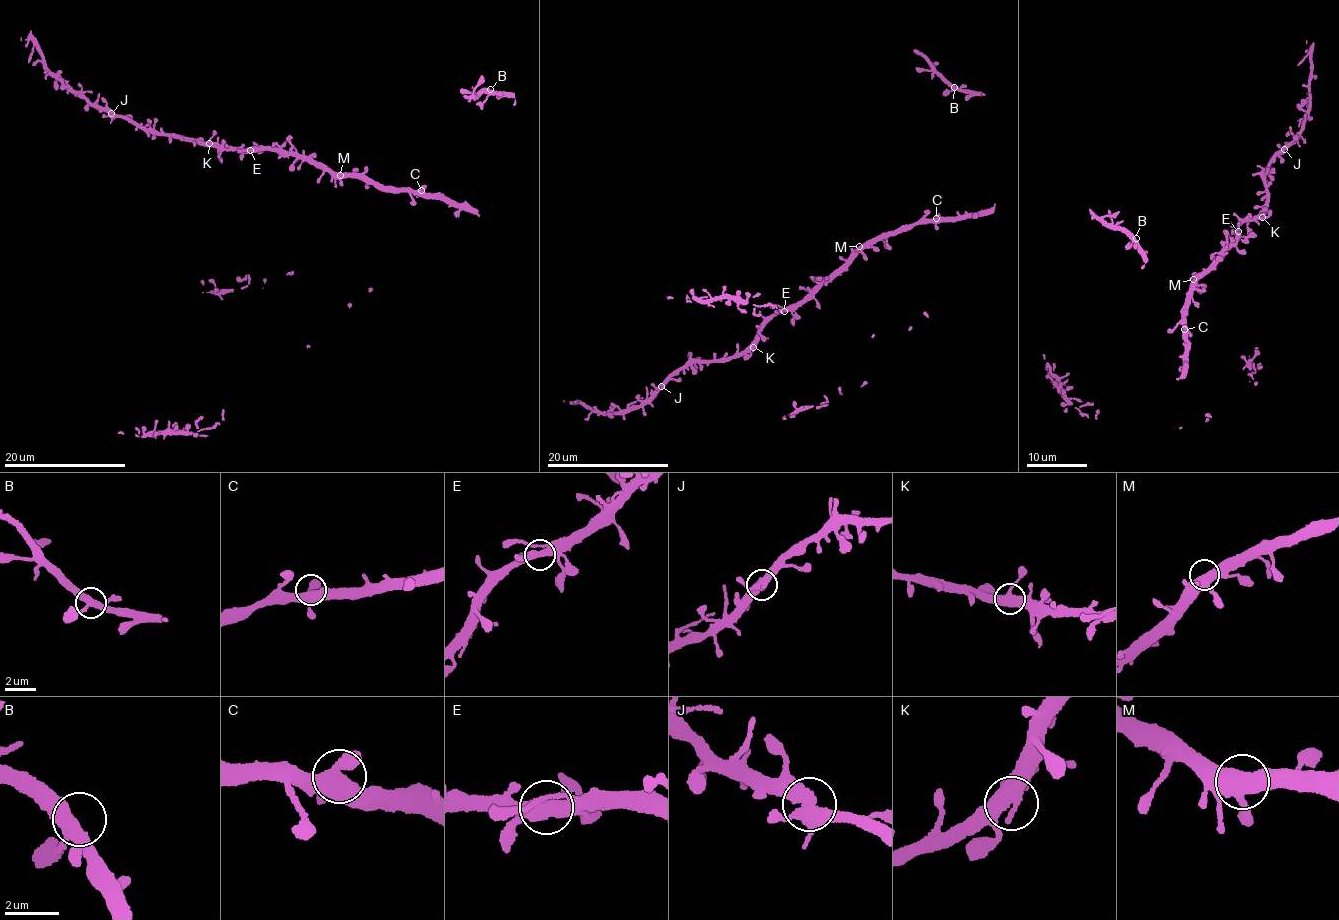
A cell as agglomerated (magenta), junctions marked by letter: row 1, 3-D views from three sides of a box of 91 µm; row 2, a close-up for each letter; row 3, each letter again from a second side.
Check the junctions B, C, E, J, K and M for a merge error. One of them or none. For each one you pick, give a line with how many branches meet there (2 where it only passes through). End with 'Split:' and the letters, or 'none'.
Split: none

